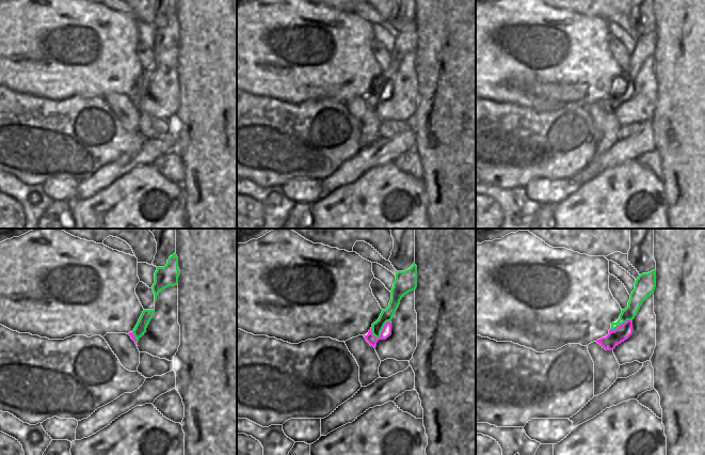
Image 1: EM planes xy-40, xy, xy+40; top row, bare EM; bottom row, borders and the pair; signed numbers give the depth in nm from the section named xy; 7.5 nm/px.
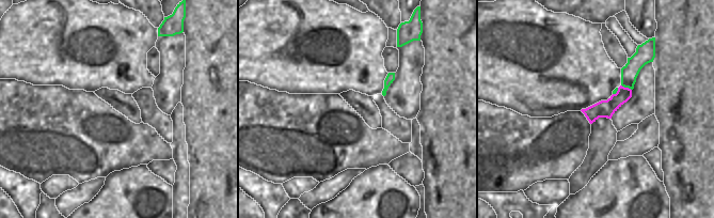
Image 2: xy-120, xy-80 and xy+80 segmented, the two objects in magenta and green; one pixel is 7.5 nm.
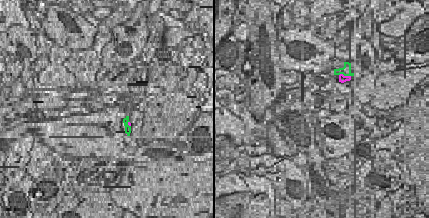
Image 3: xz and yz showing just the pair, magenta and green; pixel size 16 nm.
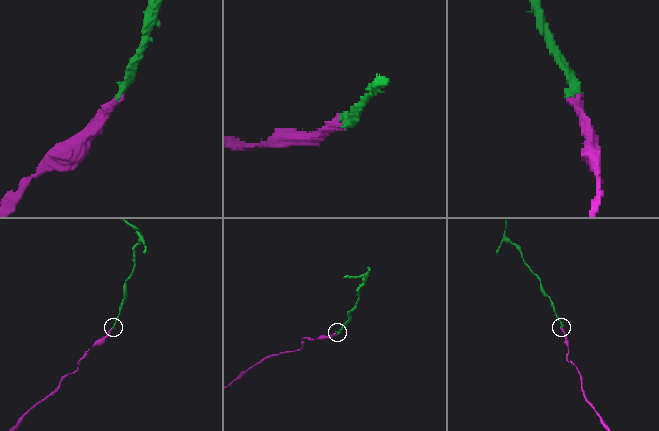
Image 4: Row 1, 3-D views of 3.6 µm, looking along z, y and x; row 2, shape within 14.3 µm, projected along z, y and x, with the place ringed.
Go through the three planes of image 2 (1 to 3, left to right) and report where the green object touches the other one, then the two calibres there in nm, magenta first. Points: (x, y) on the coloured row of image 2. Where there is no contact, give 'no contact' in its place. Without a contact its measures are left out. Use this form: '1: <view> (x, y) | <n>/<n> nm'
1: no contact
2: no contact
3: xy+80 (627, 88) | 130/130 nm

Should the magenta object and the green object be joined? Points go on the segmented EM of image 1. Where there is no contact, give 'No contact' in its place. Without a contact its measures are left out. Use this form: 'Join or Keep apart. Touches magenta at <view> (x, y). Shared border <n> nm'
Join. Touches magenta at xy (381, 332). Shared border 170 nm

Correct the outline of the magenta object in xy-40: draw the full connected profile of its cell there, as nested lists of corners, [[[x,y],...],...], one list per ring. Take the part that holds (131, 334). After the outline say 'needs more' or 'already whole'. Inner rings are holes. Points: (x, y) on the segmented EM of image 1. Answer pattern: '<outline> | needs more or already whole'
[[[144,310],[134,330],[128,333],[131,336],[131,339],[135,342],[137,345],[138,345],[137,342],[139,341],[139,339],[142,338],[146,332],[146,328],[154,313],[155,313],[155,310]]] | needs more

